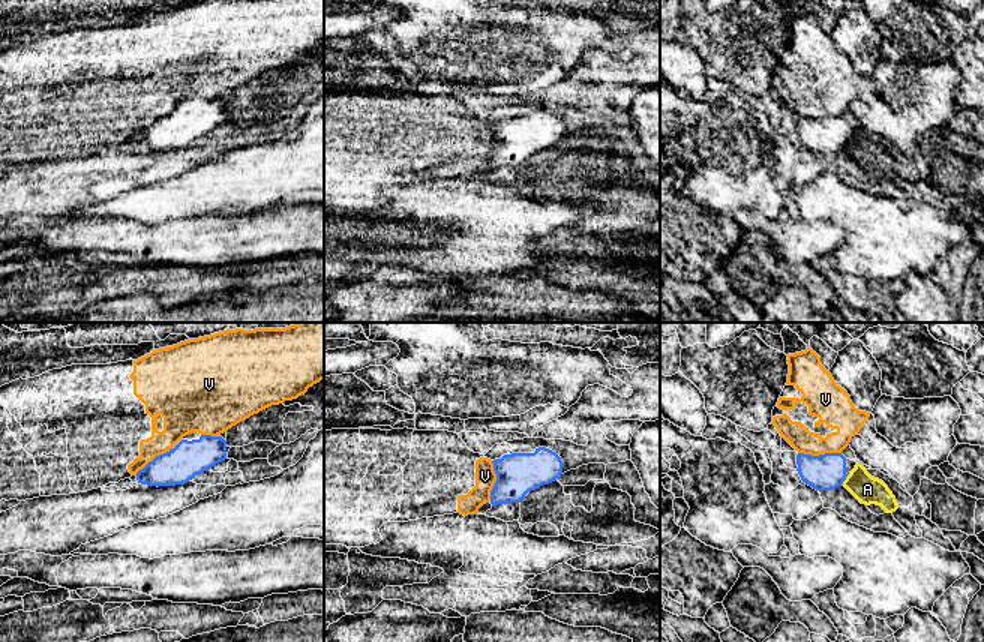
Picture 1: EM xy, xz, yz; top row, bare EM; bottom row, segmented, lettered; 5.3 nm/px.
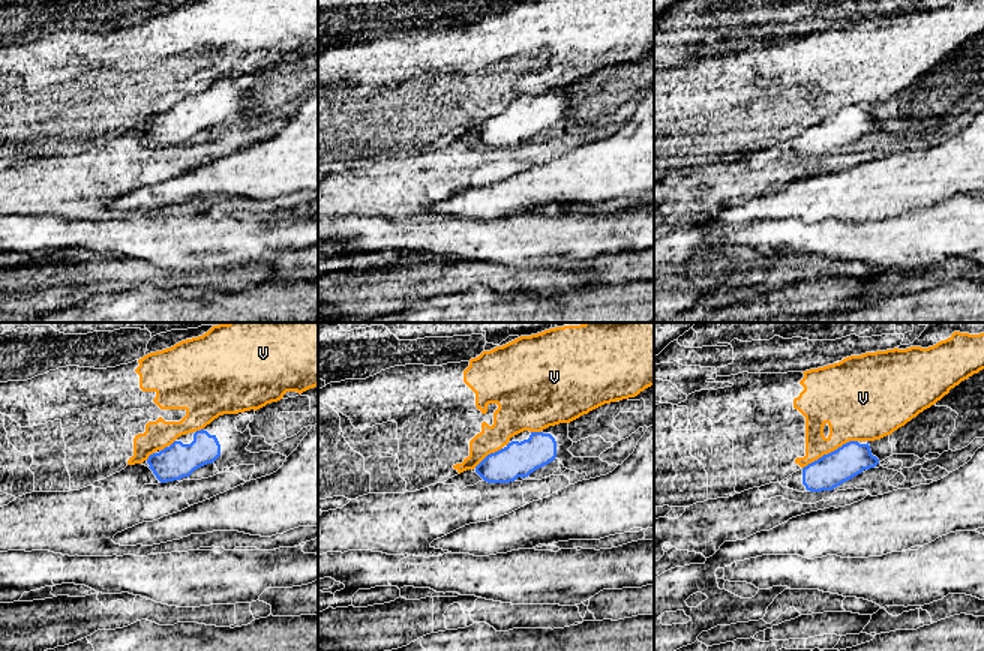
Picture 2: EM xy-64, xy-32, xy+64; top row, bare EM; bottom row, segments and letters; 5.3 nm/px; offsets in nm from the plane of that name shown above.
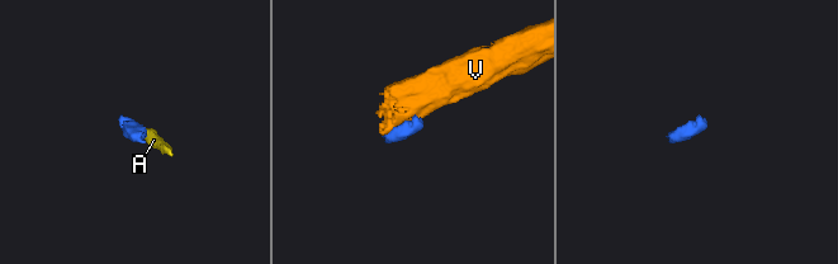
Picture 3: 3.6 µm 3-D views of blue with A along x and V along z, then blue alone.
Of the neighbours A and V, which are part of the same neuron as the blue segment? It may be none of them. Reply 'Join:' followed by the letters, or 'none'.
Join: none

